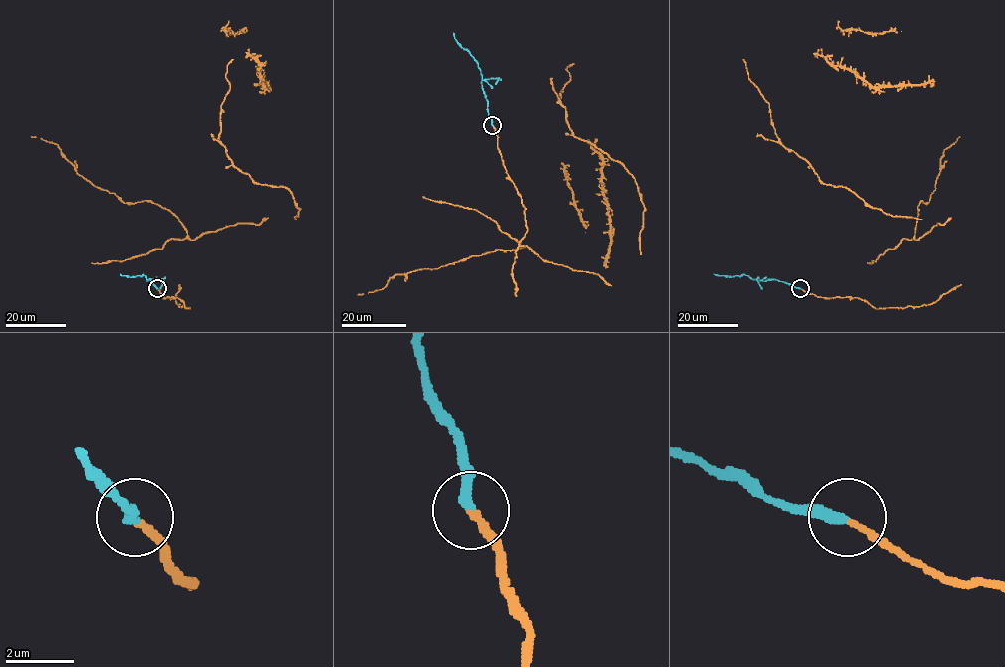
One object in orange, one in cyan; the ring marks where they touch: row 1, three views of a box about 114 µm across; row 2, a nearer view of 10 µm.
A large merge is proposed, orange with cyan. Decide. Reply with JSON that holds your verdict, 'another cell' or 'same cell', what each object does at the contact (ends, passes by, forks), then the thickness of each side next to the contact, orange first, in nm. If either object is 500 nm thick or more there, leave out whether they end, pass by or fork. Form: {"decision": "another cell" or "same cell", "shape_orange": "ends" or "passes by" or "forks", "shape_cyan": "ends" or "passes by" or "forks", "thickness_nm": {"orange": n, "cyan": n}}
{"decision": "another cell", "shape_orange": "ends", "shape_cyan": "ends", "thickness_nm": {"orange": 190, "cyan": 320}}

